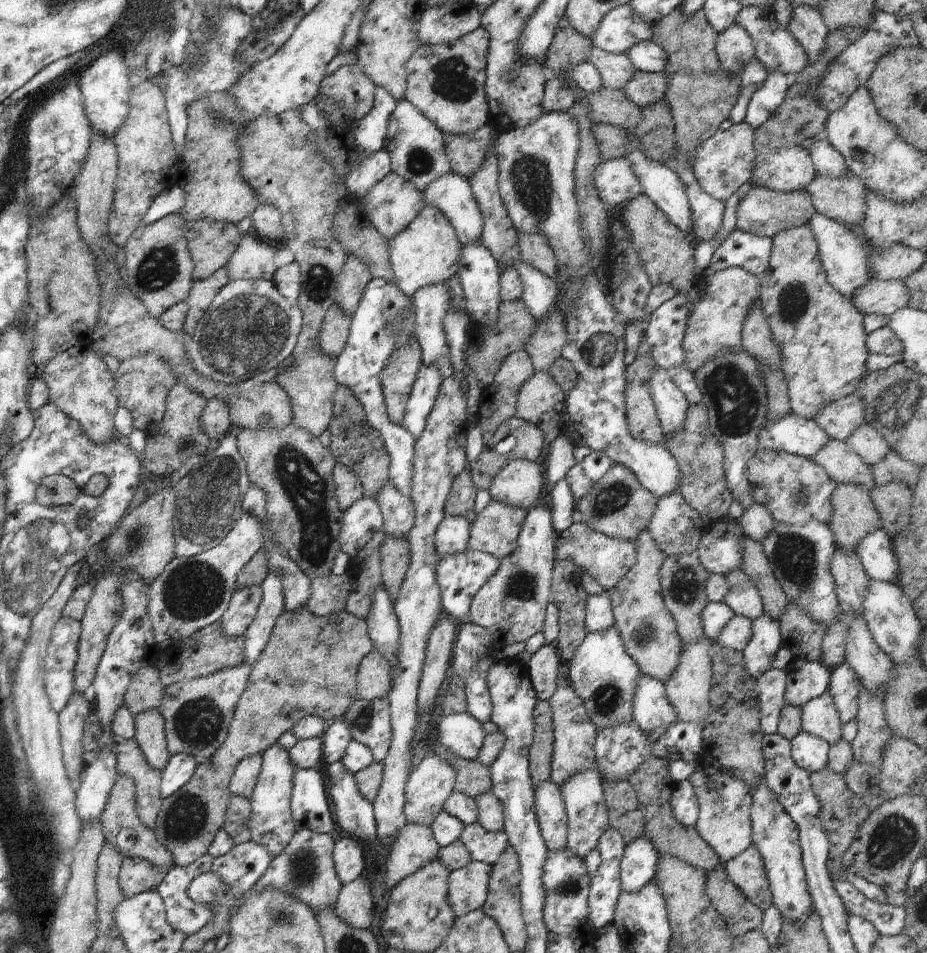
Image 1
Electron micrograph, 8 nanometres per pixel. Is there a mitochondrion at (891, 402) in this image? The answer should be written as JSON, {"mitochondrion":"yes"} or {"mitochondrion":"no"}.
{"mitochondrion":"yes"}

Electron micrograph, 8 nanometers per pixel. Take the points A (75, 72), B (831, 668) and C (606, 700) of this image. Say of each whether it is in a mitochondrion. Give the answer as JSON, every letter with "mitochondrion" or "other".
{"A":"other","B":"other","C":"mitochondrion"}

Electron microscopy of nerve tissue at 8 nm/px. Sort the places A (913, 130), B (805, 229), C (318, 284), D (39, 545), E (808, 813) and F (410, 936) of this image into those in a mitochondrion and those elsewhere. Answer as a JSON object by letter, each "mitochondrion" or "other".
{"A":"mitochondrion","B":"other","C":"mitochondrion","D":"mitochondrion","E":"other","F":"other"}

